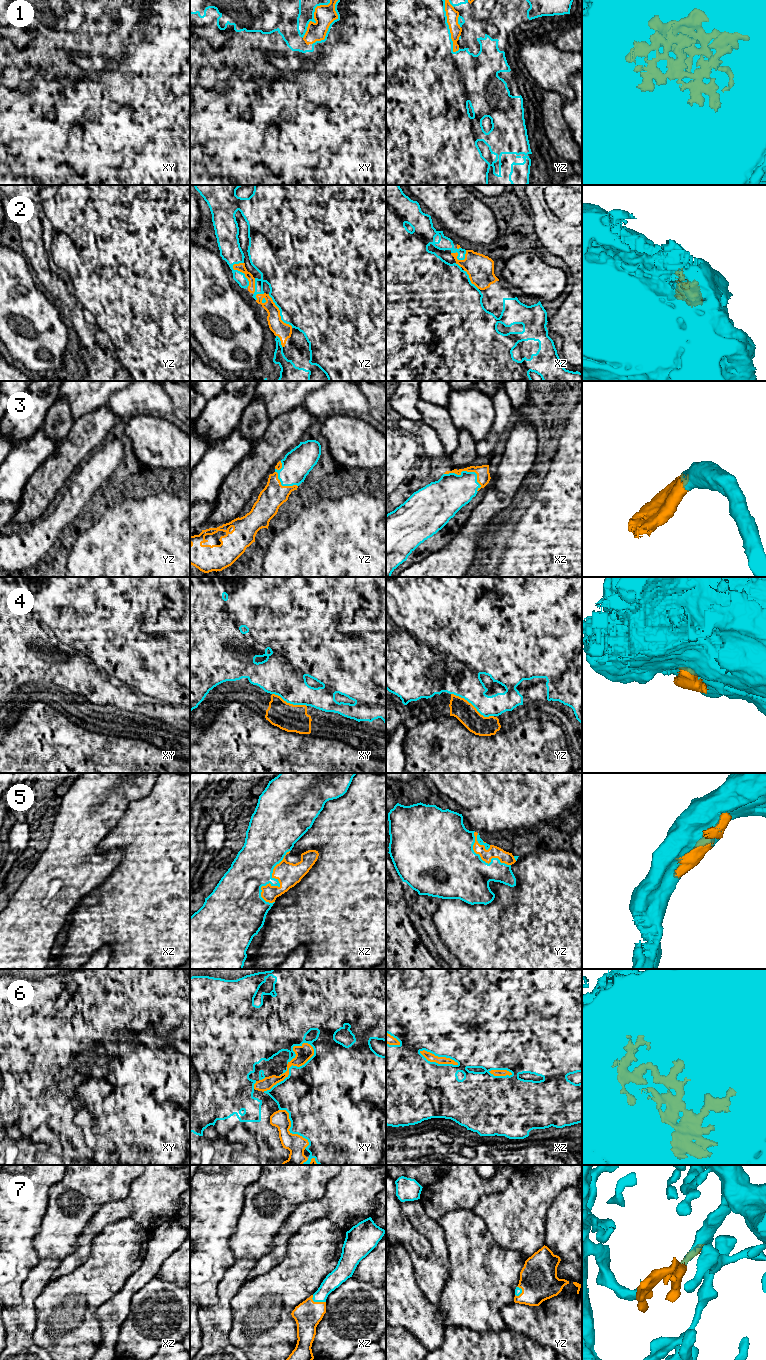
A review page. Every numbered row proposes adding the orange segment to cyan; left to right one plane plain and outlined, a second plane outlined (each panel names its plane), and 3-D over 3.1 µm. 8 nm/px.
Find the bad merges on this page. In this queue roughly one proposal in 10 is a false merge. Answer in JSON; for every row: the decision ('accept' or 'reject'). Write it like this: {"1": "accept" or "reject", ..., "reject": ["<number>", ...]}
{"1": "accept", "2": "accept", "3": "accept", "4": "accept", "5": "accept", "6": "accept", "7": "accept", "reject": []}

